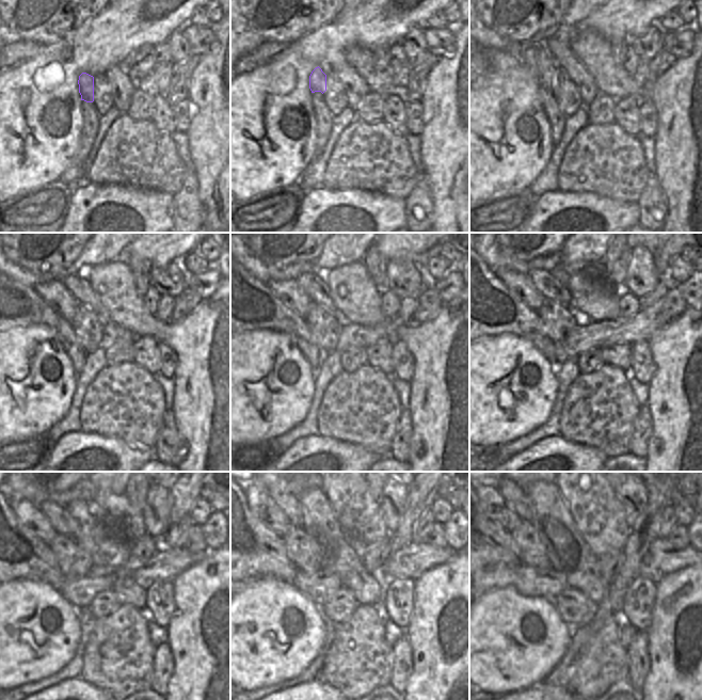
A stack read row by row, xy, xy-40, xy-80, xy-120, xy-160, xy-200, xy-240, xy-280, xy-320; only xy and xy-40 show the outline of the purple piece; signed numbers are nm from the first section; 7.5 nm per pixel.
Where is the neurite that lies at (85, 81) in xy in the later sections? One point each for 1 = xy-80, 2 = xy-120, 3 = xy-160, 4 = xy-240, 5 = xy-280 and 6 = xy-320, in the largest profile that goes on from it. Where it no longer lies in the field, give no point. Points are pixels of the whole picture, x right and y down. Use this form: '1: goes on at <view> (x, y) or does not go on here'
1: goes on at xy-80 (536, 58)
2: goes on at xy-120 (54, 293)
3: goes on at xy-160 (288, 291)
4: goes on at xy-240 (29, 514)
5: goes on at xy-280 (259, 503)
6: goes on at xy-320 (492, 503)

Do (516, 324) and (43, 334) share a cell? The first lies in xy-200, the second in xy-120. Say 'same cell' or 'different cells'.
different cells

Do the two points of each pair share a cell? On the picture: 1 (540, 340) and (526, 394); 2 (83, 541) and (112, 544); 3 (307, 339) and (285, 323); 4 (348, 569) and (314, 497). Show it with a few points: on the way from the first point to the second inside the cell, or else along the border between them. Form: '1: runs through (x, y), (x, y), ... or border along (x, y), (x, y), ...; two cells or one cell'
1: border along (517, 335), (526, 338), (555, 367); two cells
2: border along (96, 519), (92, 538), (110, 562); two cells
3: runs through (302, 334), (290, 323); one cell
4: runs through (334, 551), (333, 543), (319, 523), (318, 515); one cell

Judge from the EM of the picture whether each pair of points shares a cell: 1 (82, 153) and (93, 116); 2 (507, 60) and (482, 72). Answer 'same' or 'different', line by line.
1: same
2: same

